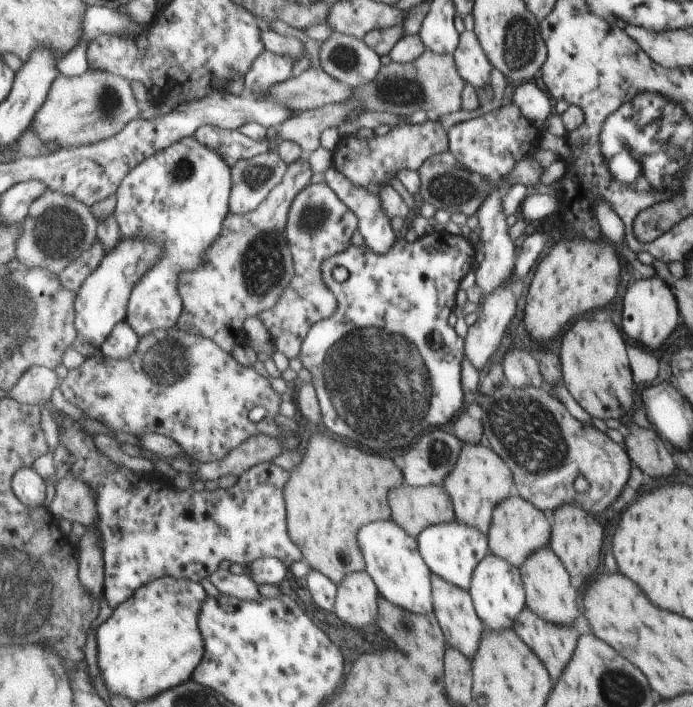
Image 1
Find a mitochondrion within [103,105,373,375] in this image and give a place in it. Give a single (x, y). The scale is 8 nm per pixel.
(261, 268)

